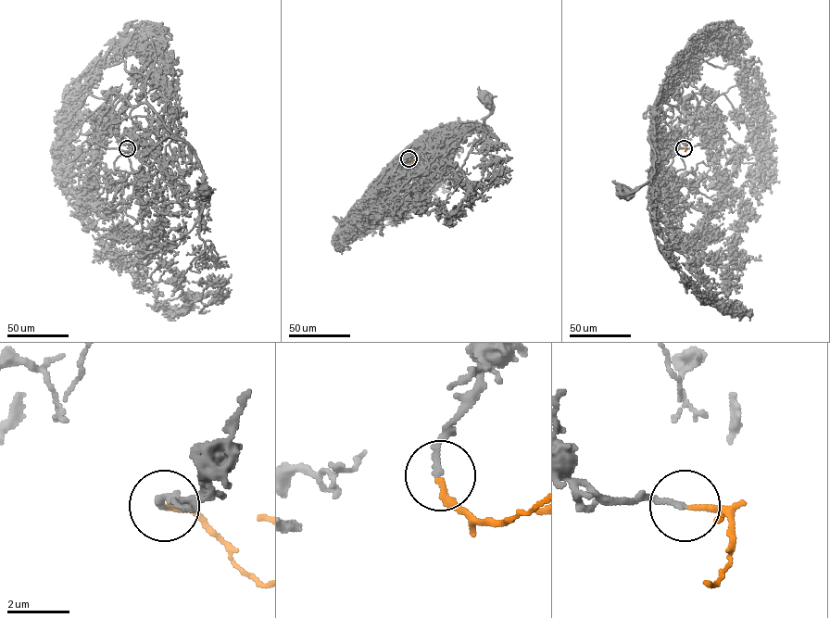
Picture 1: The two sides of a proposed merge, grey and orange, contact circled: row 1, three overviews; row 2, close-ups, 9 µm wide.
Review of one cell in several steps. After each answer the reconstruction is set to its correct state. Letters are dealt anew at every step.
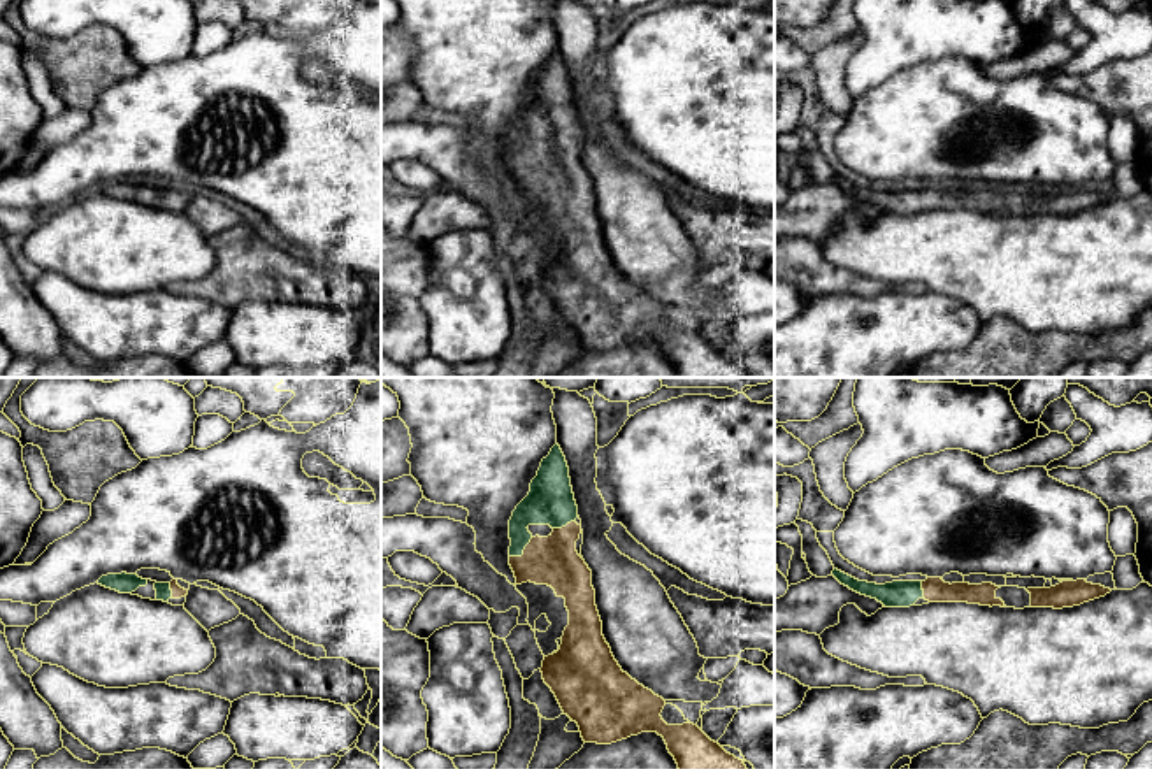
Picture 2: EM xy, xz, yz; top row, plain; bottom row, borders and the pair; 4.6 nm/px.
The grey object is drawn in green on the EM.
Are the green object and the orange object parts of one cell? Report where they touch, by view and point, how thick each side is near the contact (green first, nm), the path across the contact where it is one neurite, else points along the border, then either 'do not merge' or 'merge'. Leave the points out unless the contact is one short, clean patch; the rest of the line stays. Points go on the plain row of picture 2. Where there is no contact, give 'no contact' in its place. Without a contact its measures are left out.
xz (522, 158) | 190/220 nm | across xz (547, 111), (522, 132), (522, 158), (531, 165), (552, 167) | merge

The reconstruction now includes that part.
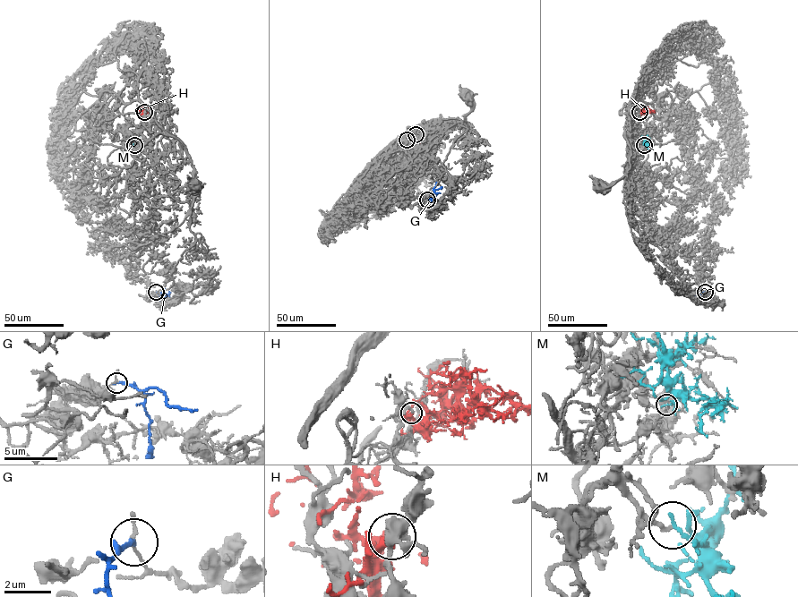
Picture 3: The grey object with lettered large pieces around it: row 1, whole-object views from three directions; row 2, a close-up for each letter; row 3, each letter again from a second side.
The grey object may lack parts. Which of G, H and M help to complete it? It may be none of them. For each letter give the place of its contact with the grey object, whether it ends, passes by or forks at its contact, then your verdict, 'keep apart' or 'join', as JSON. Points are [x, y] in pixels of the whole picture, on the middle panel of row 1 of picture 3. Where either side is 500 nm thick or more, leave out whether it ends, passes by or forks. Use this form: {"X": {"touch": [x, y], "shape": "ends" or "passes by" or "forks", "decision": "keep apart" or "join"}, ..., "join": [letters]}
{"G": {"touch": [427, 200], "shape": "ends", "decision": "keep apart"}, "H": {"touch": [416, 134], "shape": "ends", "decision": "keep apart"}, "M": {"touch": [407, 140], "shape": "ends", "decision": "keep apart"}, "join": []}

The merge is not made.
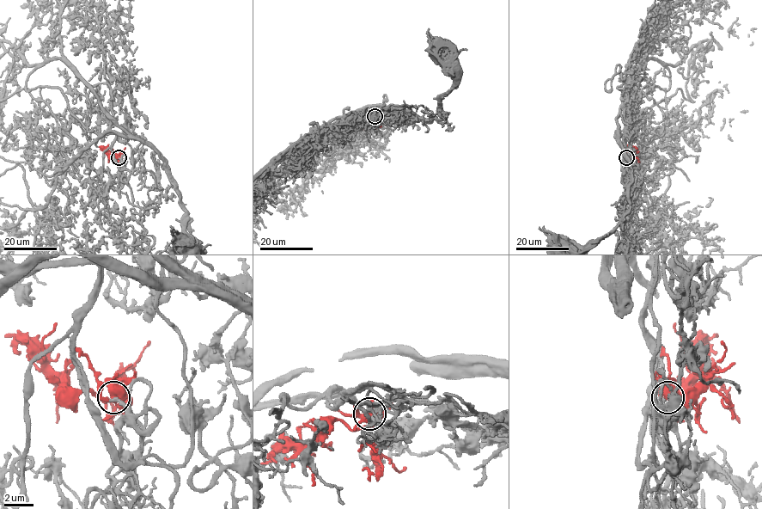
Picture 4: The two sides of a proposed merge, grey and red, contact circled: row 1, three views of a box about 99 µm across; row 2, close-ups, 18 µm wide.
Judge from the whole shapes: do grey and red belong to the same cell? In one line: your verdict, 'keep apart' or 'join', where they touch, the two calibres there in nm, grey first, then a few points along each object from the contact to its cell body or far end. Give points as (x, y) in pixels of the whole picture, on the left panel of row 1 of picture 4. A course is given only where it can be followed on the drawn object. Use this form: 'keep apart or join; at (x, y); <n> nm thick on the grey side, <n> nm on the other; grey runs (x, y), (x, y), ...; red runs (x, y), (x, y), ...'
join; at (118, 157); 220 nm thick on the grey side, 500 nm on the other; grey runs (118, 157), (116, 135), (106, 132), (143, 140), (163, 162), (197, 242); red runs (118, 158), (111, 156), (99, 147)

